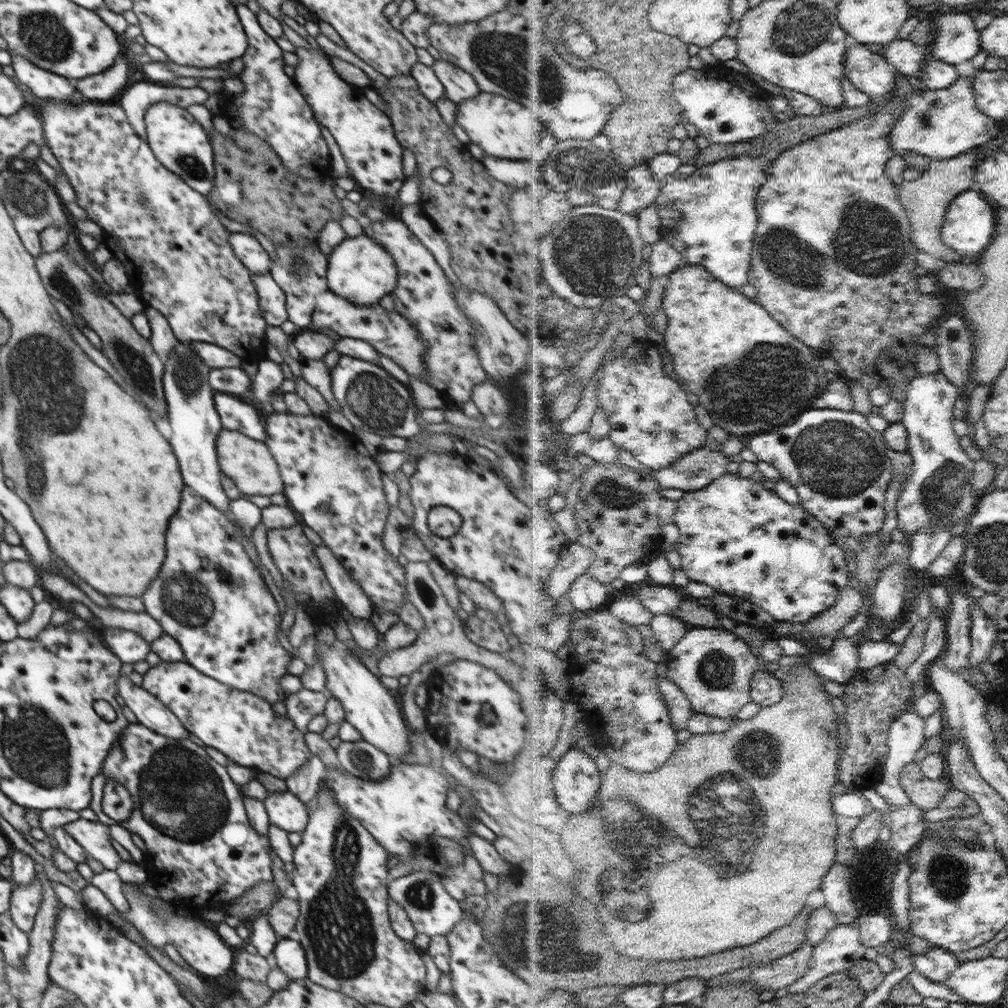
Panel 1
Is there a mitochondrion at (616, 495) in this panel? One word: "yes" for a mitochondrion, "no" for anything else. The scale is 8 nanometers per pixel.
yes

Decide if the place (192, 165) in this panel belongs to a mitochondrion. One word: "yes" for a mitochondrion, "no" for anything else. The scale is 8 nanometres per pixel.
yes

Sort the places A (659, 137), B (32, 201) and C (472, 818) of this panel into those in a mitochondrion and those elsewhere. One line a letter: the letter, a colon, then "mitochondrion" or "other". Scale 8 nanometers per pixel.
A: other
B: mitochondrion
C: other

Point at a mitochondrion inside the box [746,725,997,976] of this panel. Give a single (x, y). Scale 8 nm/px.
(947, 874)

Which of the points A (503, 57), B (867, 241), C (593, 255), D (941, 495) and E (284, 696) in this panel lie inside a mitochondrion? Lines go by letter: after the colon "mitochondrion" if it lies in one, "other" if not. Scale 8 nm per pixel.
A: mitochondrion
B: mitochondrion
C: mitochondrion
D: mitochondrion
E: other

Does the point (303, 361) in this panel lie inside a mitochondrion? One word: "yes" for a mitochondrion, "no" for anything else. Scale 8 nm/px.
no

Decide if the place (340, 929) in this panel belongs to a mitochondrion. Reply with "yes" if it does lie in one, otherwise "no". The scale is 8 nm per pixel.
yes

